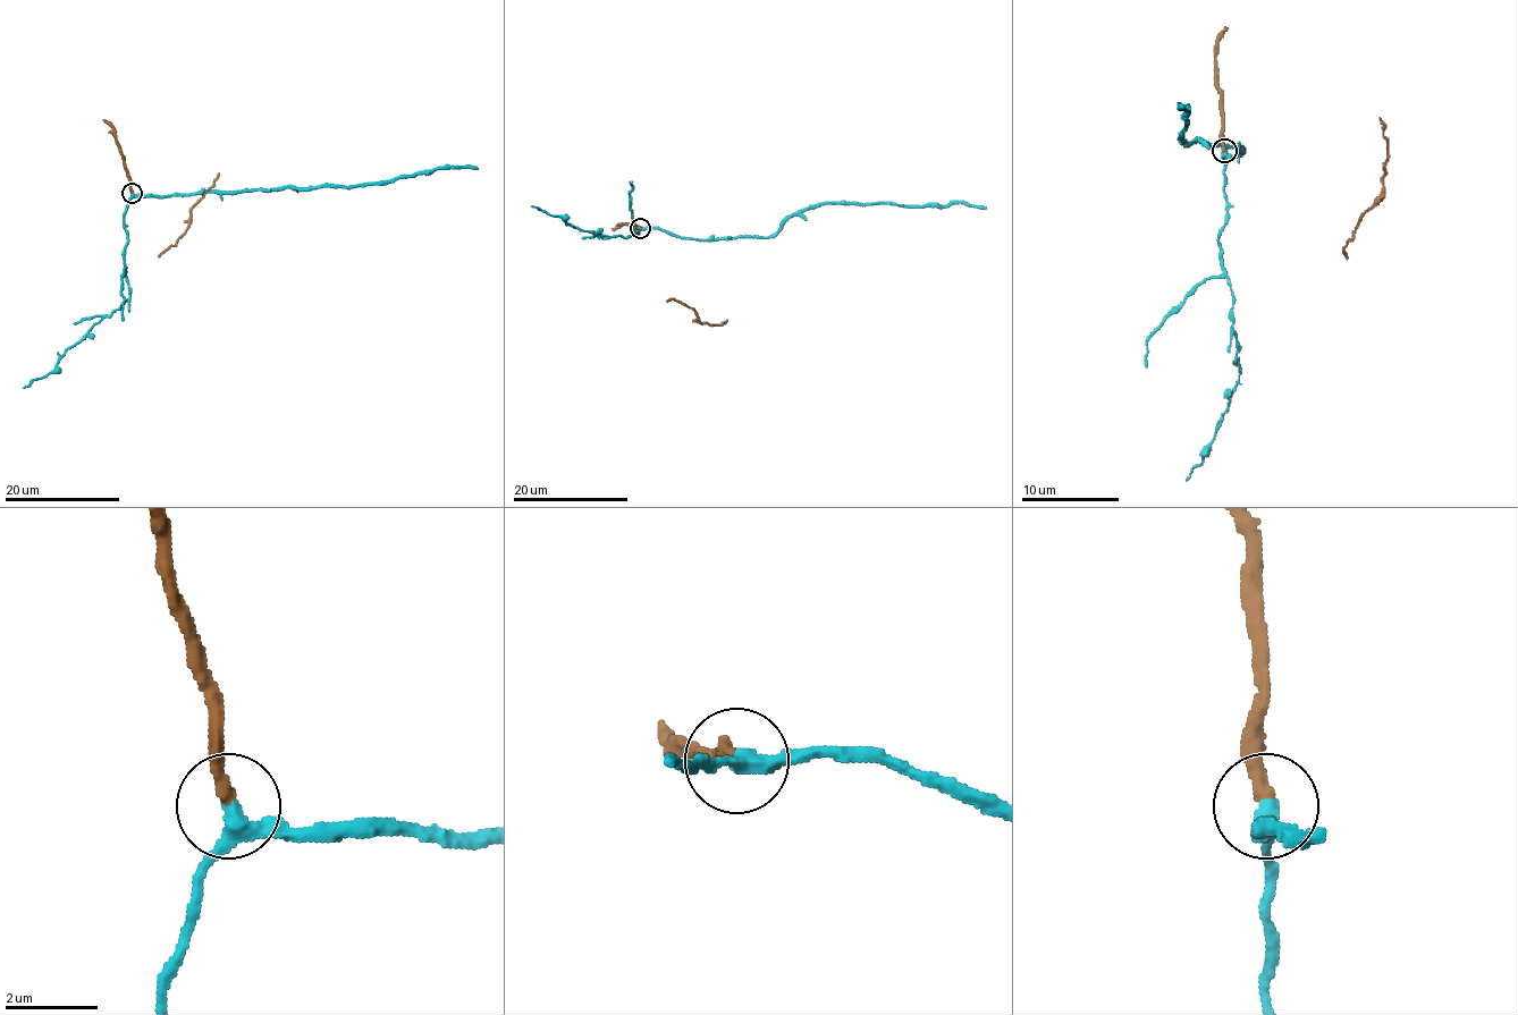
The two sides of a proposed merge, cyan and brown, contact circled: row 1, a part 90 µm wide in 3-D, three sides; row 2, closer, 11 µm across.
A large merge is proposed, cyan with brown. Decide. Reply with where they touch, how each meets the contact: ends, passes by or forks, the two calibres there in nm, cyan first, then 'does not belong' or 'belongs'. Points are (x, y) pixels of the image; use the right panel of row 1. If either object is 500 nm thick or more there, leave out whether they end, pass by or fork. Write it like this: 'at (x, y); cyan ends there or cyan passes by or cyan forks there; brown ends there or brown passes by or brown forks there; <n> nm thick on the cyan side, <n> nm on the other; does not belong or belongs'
at (1224, 150); cyan passes by; brown ends there; 340 nm thick on the cyan side, 300 nm on the other; belongs

